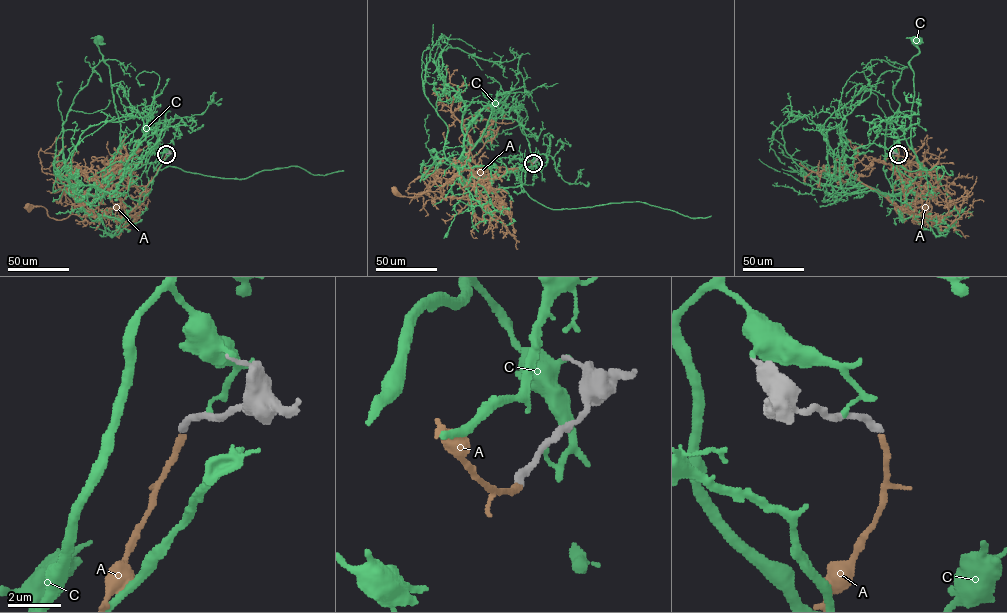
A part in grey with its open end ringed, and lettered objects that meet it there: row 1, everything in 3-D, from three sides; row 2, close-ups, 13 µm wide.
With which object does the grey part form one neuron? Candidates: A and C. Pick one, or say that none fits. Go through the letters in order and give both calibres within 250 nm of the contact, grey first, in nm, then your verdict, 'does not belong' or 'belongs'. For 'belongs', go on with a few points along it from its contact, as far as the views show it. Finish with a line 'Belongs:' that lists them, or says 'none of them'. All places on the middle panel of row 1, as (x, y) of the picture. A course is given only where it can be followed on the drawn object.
A: 300 nm thick on the grey side, 240 nm on the other; does not belong
C: 240 nm thick on the grey side, 150 nm on the other; does not belong
Belongs: none of them

